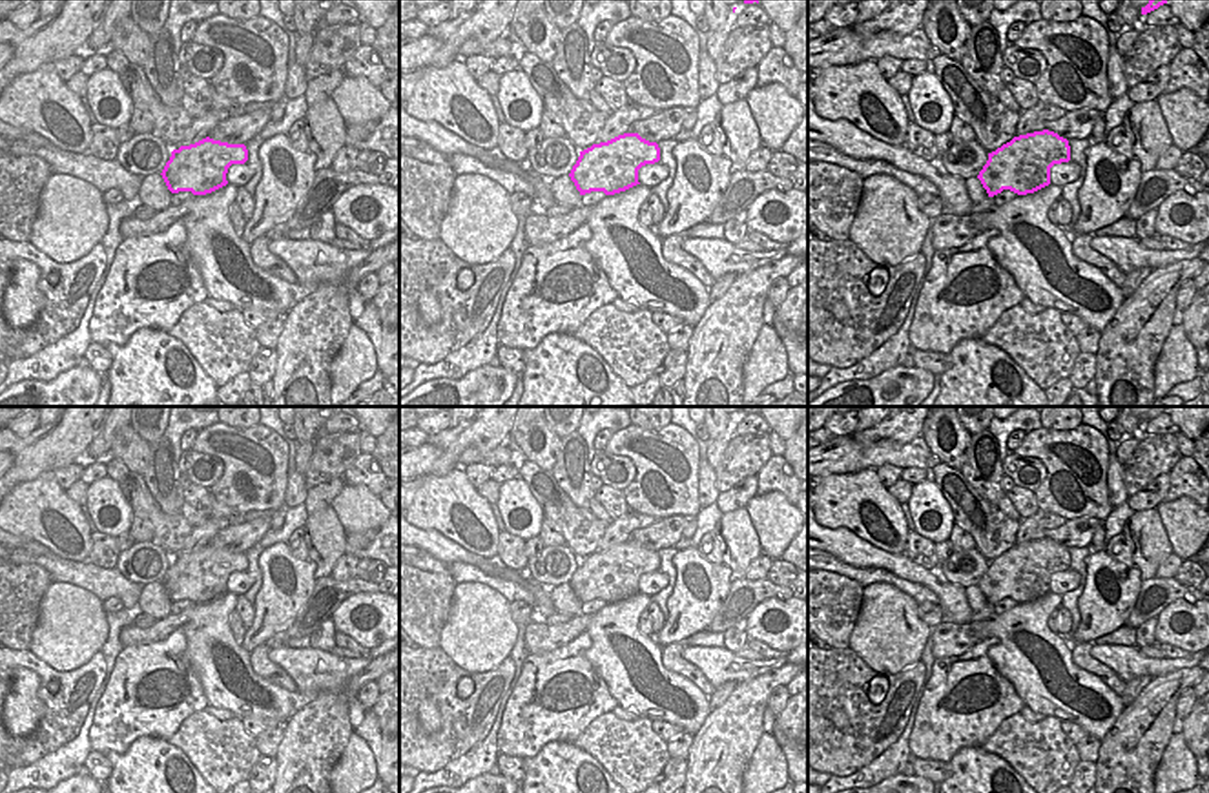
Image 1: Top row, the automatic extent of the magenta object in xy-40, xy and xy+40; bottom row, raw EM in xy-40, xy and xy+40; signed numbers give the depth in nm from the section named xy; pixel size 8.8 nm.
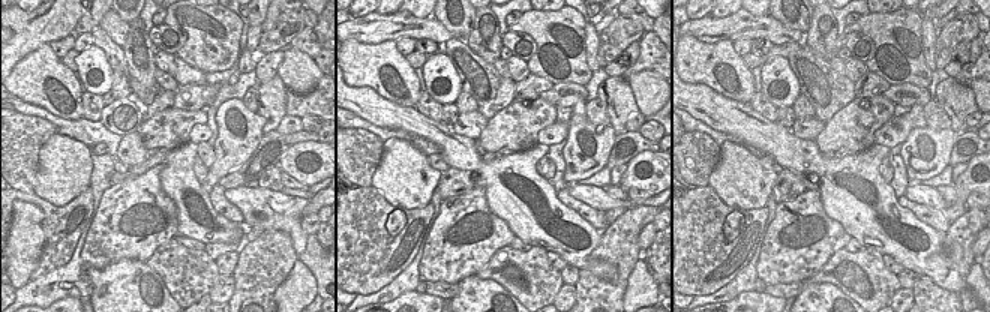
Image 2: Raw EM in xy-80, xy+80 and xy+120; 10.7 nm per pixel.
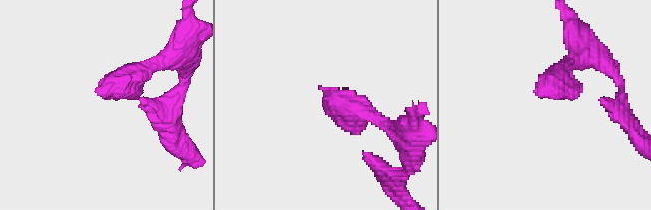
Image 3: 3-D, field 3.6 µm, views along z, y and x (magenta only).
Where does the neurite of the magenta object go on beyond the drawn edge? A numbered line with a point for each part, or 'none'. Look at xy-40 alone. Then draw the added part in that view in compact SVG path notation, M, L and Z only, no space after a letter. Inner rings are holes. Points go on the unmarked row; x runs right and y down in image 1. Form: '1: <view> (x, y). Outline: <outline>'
1: xy-40 (146, 562). Outline: M135 541L131 549L119 552L117 571L129 582L148 585L162 582L171 565L171 556L153 541Z

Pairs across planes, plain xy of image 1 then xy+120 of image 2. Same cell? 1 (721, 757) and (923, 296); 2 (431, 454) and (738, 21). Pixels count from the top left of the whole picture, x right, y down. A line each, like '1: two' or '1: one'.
1: one
2: one

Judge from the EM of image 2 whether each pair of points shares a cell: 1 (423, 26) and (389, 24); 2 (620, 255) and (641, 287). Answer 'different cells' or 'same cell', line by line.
1: same cell
2: different cells

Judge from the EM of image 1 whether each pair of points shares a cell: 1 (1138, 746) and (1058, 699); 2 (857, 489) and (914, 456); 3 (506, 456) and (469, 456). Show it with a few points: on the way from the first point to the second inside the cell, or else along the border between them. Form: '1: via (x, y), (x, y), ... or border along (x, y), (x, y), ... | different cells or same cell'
1: border along (1124, 708), (1100, 741) | different cells
2: border along (874, 467), (832, 474) | different cells
3: via (496, 456), (478, 456) | same cell

